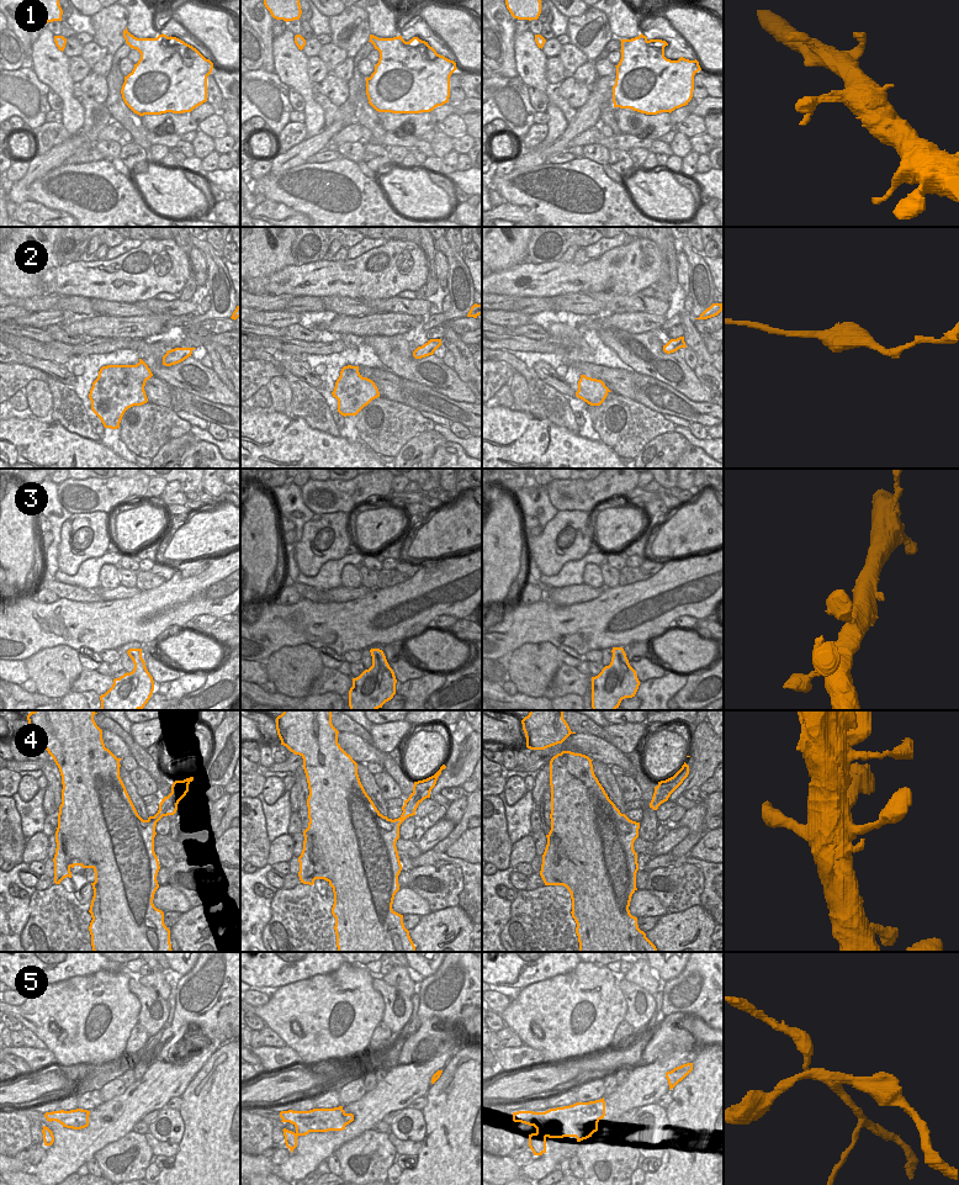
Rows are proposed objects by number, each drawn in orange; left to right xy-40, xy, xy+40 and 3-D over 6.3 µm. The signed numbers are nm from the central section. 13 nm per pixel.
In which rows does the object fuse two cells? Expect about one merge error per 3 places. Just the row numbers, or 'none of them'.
5

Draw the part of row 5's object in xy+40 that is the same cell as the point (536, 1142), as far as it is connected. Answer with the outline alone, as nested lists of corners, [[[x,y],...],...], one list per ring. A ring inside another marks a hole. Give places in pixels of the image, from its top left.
[[[539,1132],[529,1134],[529,1147],[534,1155],[542,1155],[546,1153],[546,1137],[542,1137]]]

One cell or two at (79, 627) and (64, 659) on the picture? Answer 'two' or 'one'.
two

